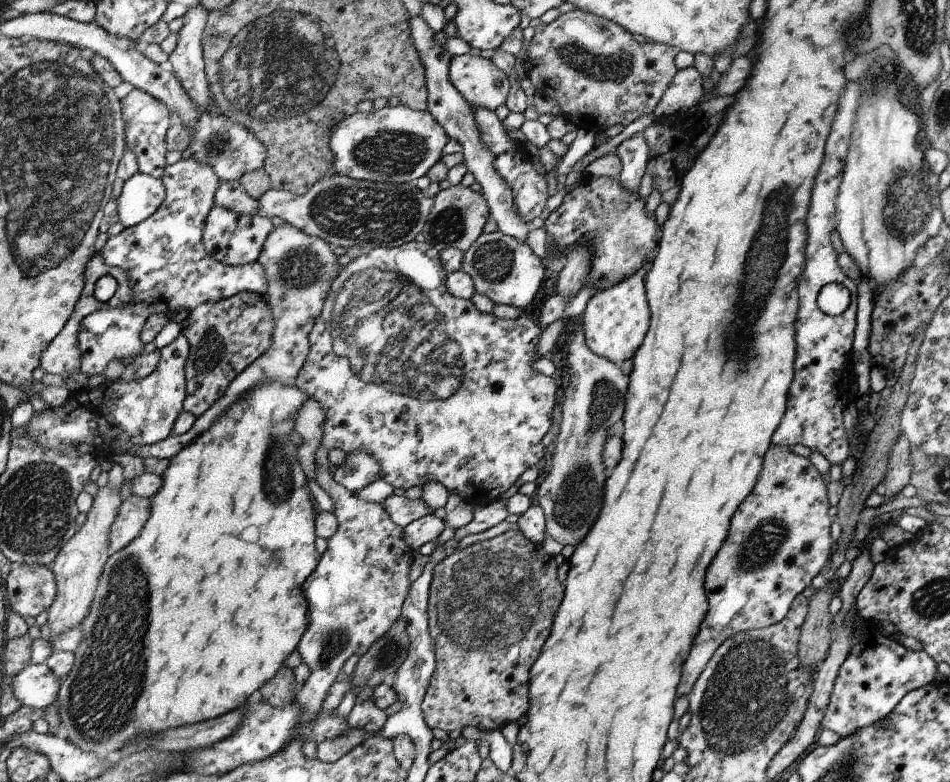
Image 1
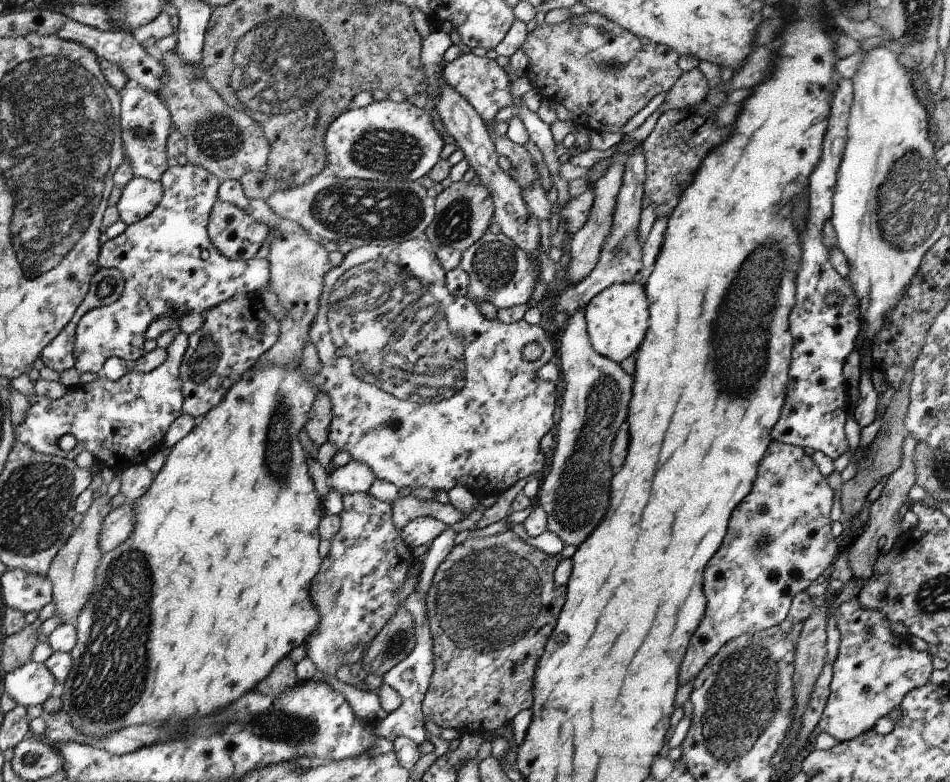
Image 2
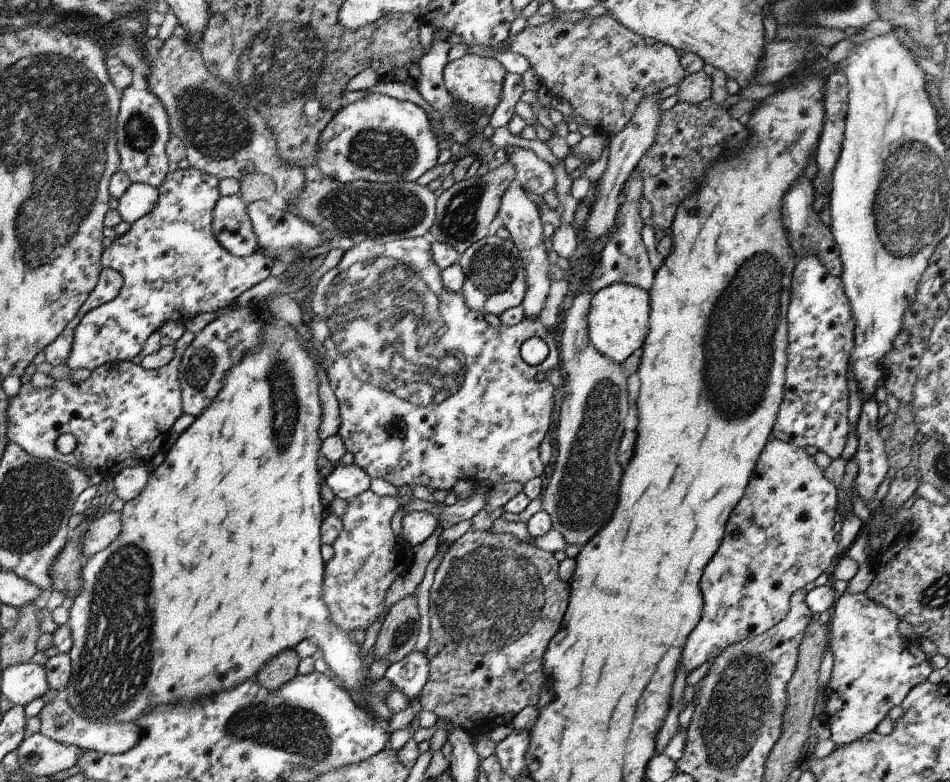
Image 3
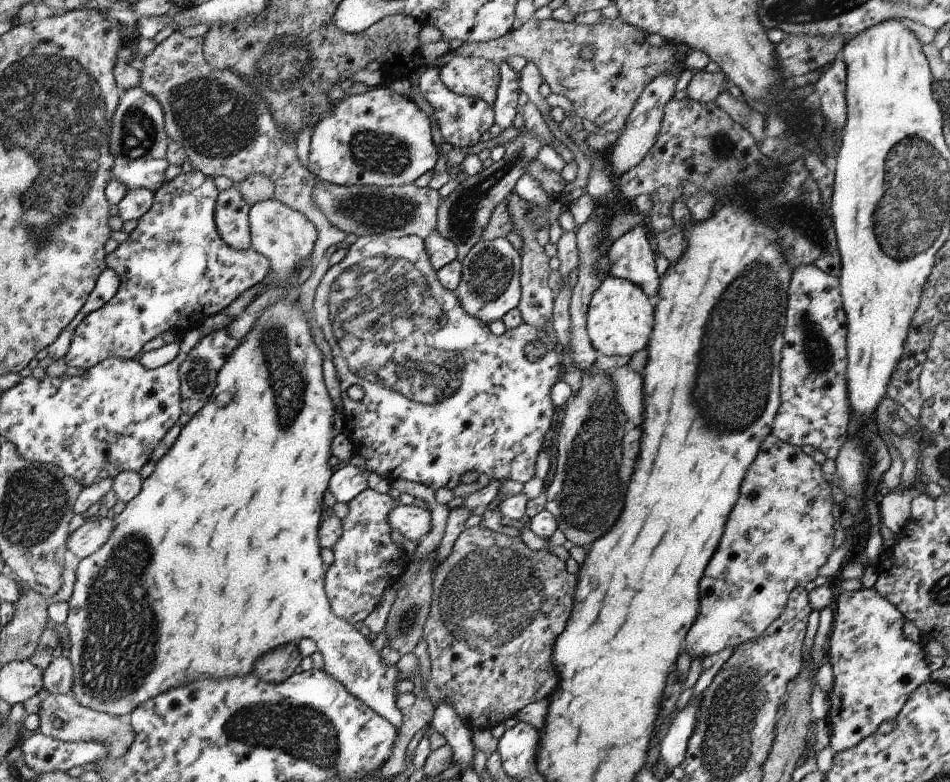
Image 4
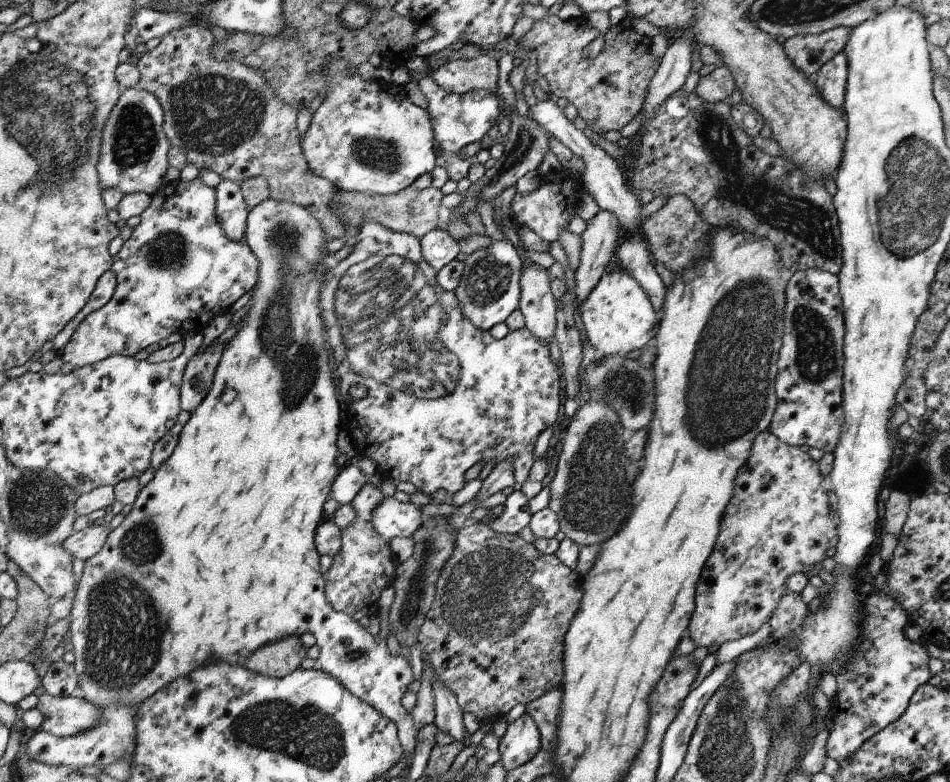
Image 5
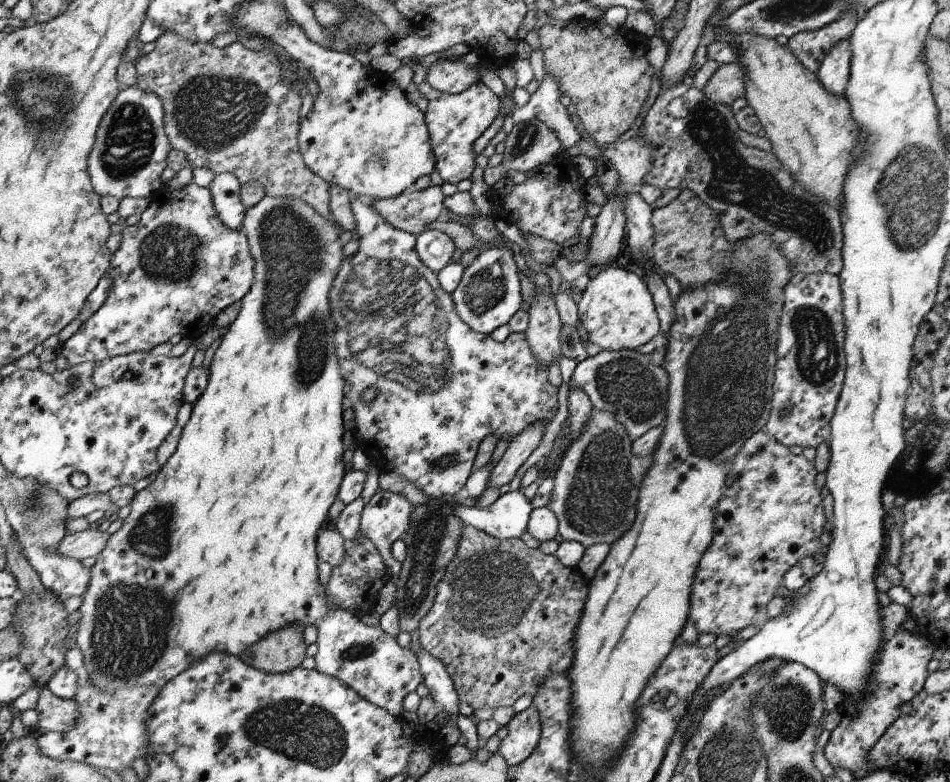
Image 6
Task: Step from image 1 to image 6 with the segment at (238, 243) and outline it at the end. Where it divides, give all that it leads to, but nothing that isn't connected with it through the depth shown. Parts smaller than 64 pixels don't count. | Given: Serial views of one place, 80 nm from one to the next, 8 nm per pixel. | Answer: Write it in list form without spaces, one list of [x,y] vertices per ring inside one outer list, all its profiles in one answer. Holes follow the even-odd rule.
[[[220,173],[209,184],[212,190],[213,203],[216,205],[217,215],[224,224],[231,229],[242,230],[242,220],[246,208],[241,200],[242,182],[232,173]]]

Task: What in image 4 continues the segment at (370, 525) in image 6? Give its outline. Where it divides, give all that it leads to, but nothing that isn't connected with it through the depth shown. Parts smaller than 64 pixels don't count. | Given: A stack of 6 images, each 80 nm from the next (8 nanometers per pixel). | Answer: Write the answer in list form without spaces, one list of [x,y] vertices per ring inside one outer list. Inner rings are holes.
[[[398,504],[389,516],[389,525],[392,529],[398,529],[408,540],[416,542],[432,530],[432,519],[428,509]]]

